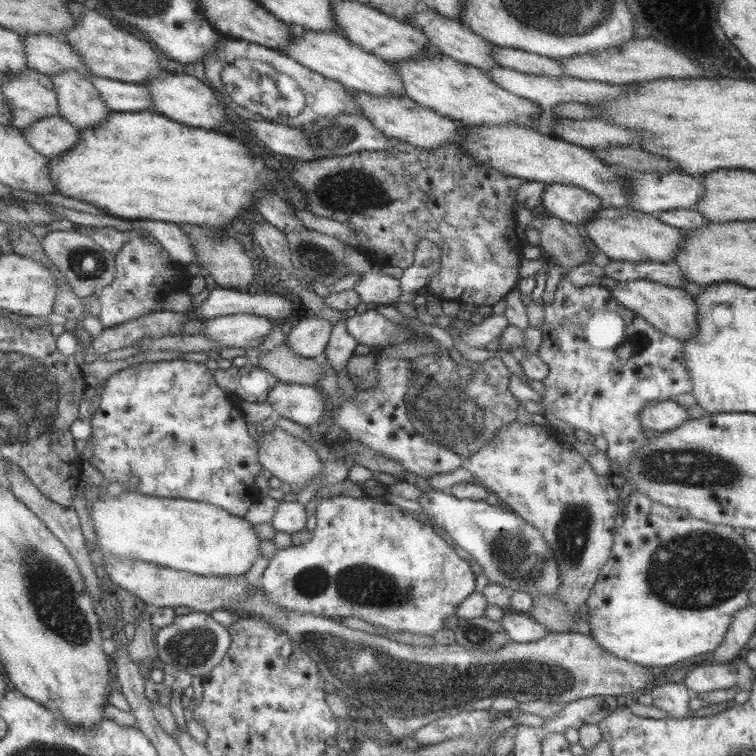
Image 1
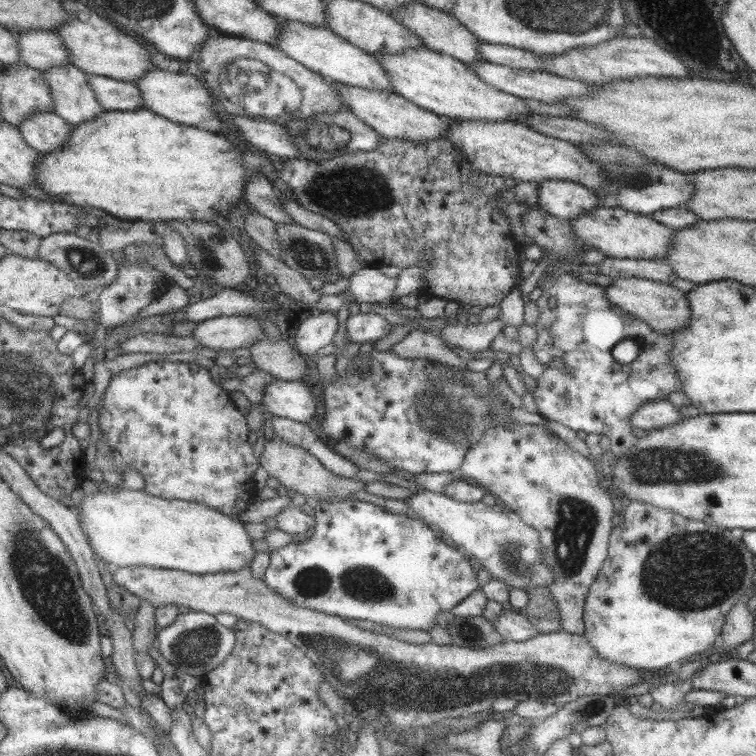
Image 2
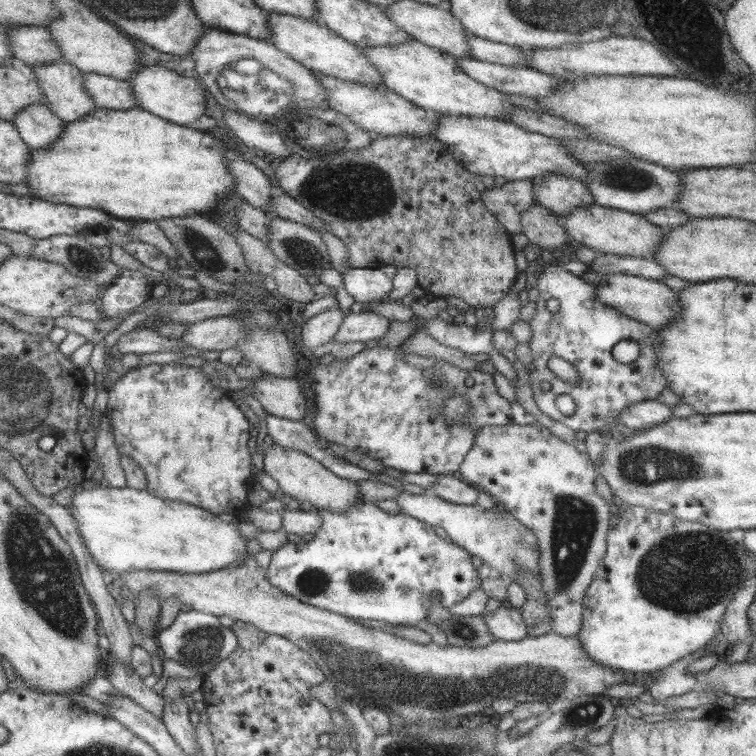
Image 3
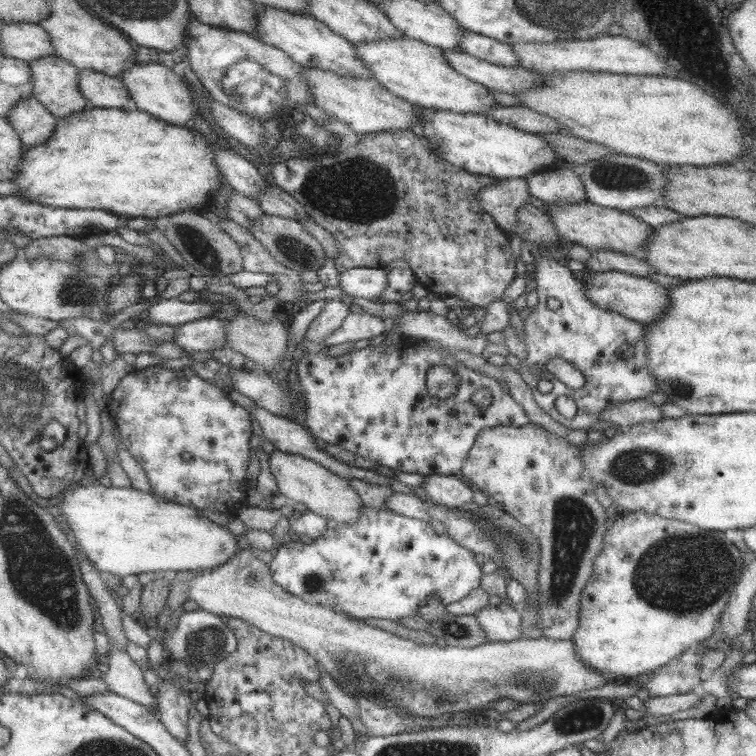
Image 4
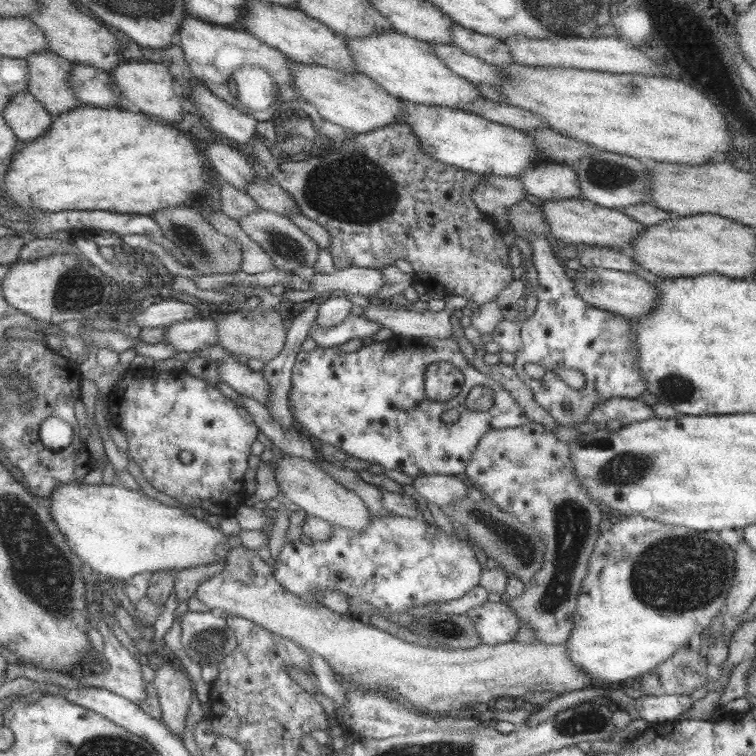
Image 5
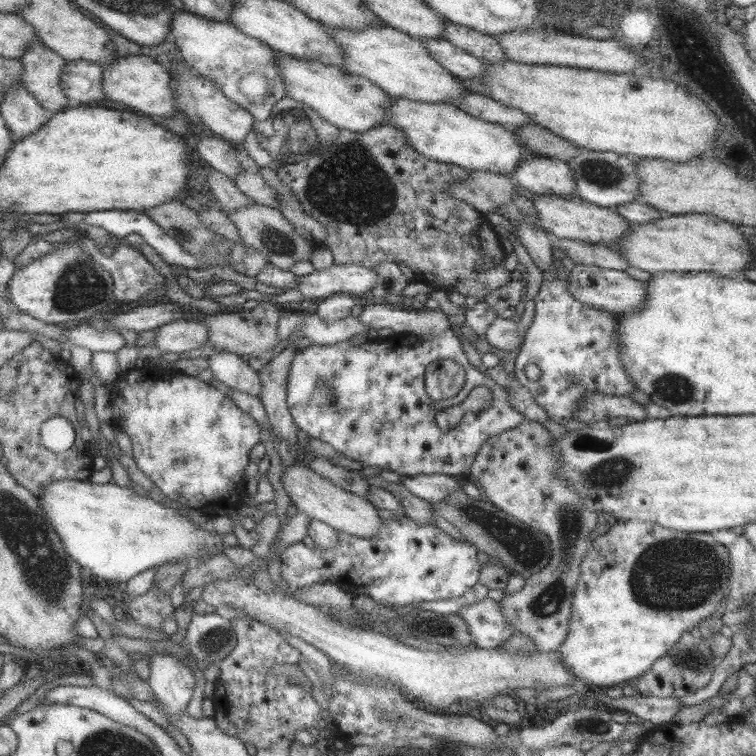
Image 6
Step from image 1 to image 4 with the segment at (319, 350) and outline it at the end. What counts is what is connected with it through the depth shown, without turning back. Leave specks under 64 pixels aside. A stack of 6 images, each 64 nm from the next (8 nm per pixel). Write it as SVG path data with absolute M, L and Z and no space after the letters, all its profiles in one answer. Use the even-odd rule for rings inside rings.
M325 300L323 310L309 324L305 332L305 340L321 344L323 338L327 338L333 330L337 330L345 322L345 318L351 314L349 310L351 310L351 304L347 306L343 300Z

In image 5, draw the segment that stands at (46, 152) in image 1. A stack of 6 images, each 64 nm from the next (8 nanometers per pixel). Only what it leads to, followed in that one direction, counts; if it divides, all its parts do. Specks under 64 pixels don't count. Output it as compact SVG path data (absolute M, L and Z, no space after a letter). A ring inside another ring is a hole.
M17 92L5 104L1 116L19 142L35 140L37 136L45 134L53 122L53 116L29 92Z

